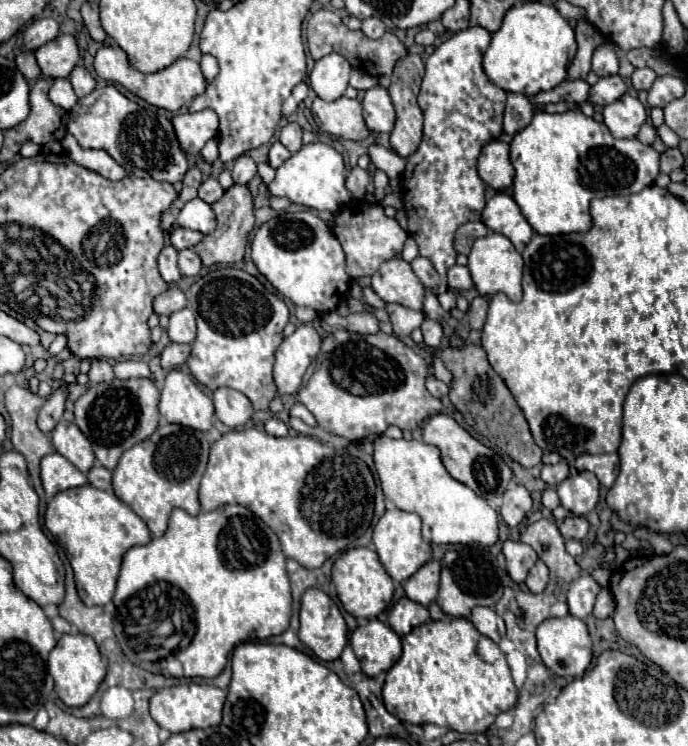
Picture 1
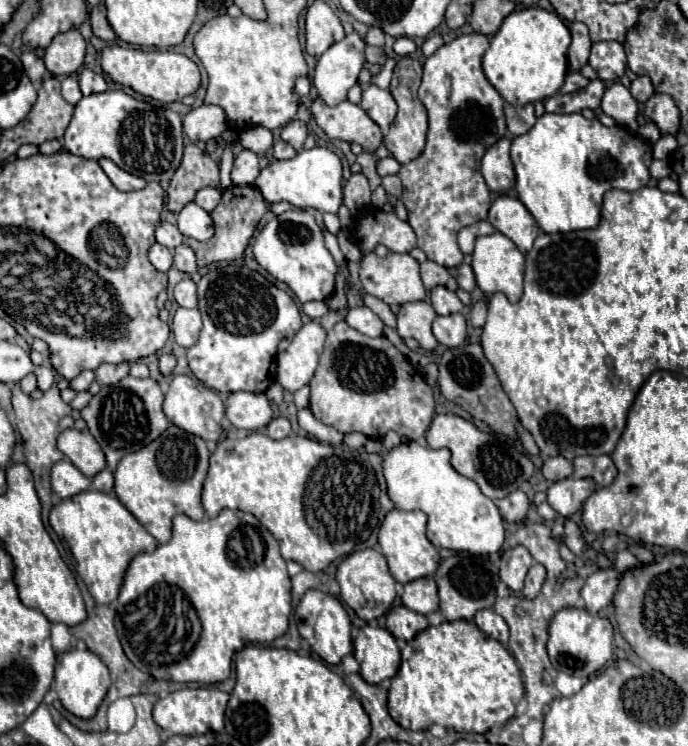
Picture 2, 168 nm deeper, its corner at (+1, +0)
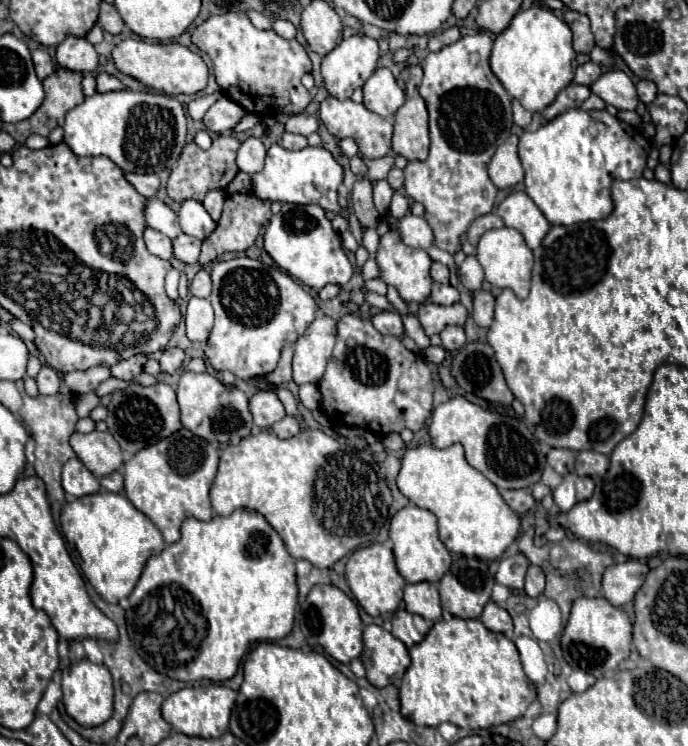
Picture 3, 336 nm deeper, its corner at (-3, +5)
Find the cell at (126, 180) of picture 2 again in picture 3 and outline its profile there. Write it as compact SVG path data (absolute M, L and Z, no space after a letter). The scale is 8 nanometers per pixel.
M126 174L128 182L146 198L156 196L160 188L160 178L156 174Z

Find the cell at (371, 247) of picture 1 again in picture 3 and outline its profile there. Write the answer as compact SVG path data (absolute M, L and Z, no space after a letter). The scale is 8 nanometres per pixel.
M408 212L404 218L396 220L394 216L386 216L386 220L394 226L398 226L400 234L402 234L402 240L412 246L412 248L422 248L422 250L428 250L432 244L434 244L434 232L430 228L430 224L420 218L420 216L414 216L412 212Z

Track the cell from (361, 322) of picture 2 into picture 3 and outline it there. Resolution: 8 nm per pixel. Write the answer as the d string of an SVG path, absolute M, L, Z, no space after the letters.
M382 312L378 316L372 318L372 324L376 326L378 332L382 334L392 334L396 338L402 340L404 336L404 324L402 324L402 316L396 312Z

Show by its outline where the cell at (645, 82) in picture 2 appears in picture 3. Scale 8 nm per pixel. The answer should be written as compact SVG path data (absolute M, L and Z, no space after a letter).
M640 80L640 82L636 84L636 90L638 90L638 98L640 98L644 104L650 104L650 102L656 98L656 94L658 94L656 86L654 86L650 80Z

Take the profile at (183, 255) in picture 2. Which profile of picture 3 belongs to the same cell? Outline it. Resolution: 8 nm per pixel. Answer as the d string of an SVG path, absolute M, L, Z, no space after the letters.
M180 234L172 240L174 246L174 256L186 264L196 264L198 256L200 256L200 240L188 234Z

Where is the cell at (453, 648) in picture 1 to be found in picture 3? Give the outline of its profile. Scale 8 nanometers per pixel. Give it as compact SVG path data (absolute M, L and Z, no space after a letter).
M438 620L430 628L428 636L420 644L410 648L410 658L412 664L404 674L400 686L400 712L416 726L438 726L452 722L460 728L486 729L524 716L526 708L536 700L536 686L532 686L530 698L530 680L528 676L524 676L516 644L504 634L488 630L480 620Z

